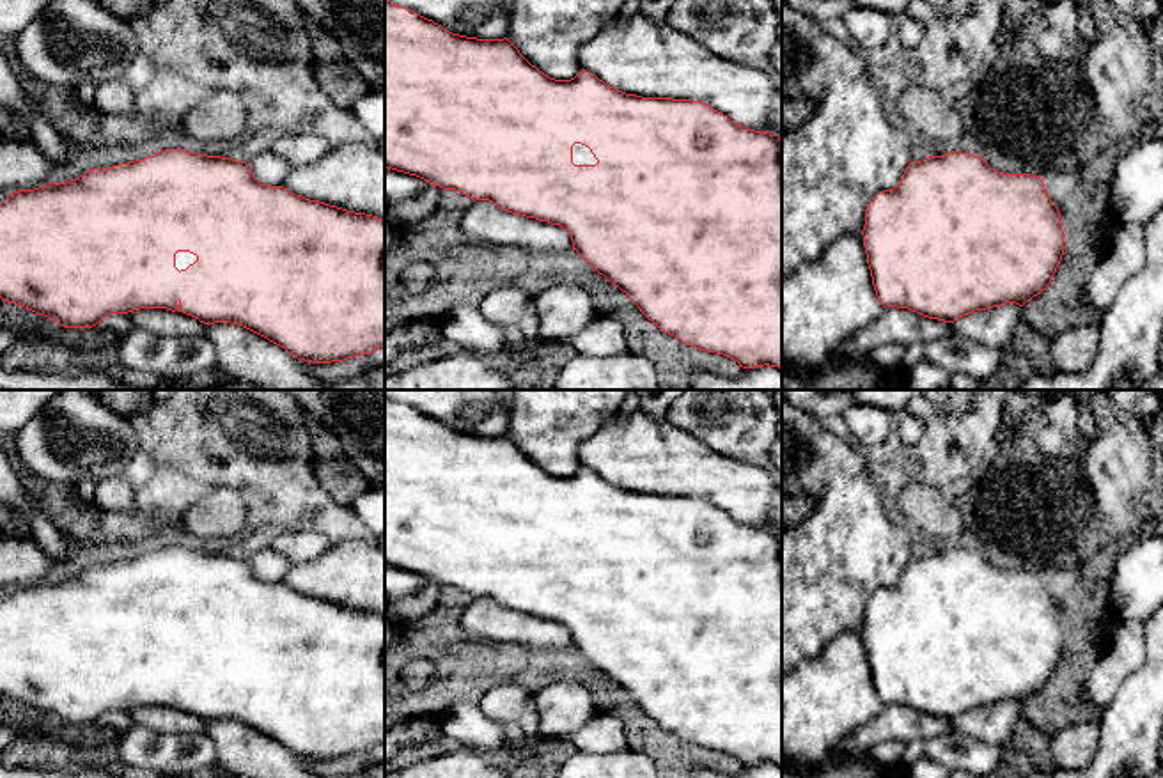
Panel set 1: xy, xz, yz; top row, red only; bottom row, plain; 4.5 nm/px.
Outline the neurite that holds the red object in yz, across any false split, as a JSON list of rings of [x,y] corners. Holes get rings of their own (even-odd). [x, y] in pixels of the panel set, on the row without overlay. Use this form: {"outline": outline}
{"outline": [[[961,548],[911,558],[897,583],[869,599],[862,633],[879,700],[945,720],[1007,700],[1023,704],[1051,681],[1064,652],[1060,608],[1041,572],[1002,571],[984,555]]]}

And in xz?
{"outline": [[[385,395],[385,564],[404,569],[410,572],[417,572],[429,581],[440,583],[443,587],[456,587],[466,594],[475,597],[489,597],[503,608],[512,611],[521,611],[527,615],[535,615],[539,619],[548,619],[551,622],[560,622],[564,627],[571,631],[573,647],[576,647],[582,656],[599,672],[603,672],[608,679],[619,684],[628,695],[640,705],[640,709],[652,718],[661,728],[674,732],[683,741],[707,748],[723,751],[739,760],[743,766],[753,764],[778,764],[782,766],[782,535],[773,528],[755,528],[745,523],[736,521],[722,509],[713,503],[691,498],[691,496],[672,496],[672,494],[642,494],[636,491],[626,491],[606,482],[596,471],[582,466],[571,477],[555,477],[532,463],[519,447],[507,436],[477,436],[466,434],[459,431],[452,431],[441,422],[417,411],[411,406],[402,402],[395,402]]]}

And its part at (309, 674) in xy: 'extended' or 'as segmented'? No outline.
extended

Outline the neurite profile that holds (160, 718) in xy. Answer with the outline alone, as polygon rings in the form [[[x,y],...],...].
[[[140,705],[128,709],[126,714],[135,725],[147,727],[158,734],[204,734],[206,721],[183,709],[167,705]]]

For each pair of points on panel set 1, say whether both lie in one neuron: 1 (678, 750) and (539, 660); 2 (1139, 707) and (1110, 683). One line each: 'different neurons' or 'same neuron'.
1: same neuron
2: different neurons

